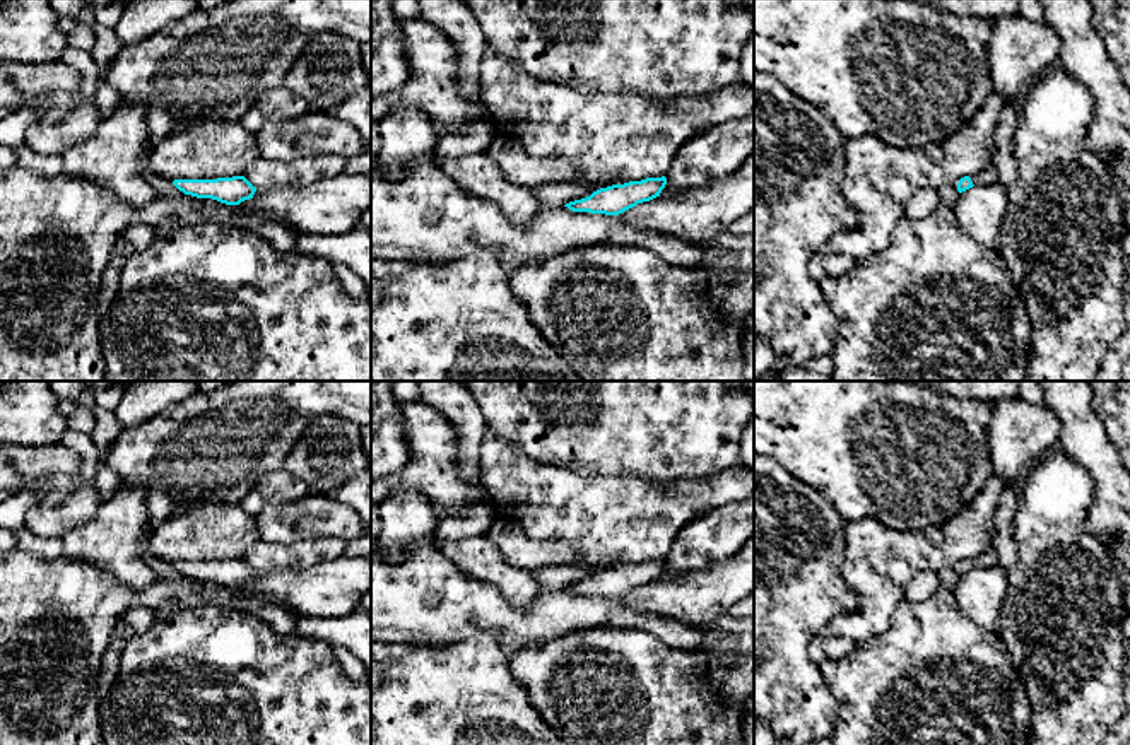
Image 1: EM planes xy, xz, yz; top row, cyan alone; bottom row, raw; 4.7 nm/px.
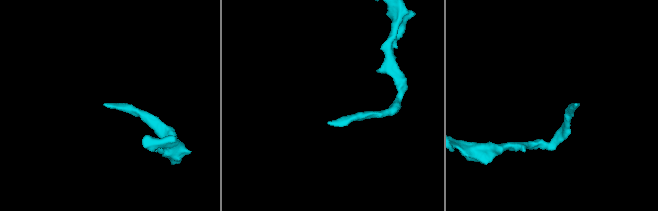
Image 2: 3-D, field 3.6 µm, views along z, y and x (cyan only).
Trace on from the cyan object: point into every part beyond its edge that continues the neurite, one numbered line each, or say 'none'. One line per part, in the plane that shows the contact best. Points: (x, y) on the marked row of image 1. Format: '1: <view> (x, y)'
1: yz (987, 176)

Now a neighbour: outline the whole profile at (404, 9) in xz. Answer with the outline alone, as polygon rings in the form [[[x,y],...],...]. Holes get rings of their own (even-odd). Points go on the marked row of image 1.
[[[393,0],[391,7],[400,21],[421,17],[417,0]]]

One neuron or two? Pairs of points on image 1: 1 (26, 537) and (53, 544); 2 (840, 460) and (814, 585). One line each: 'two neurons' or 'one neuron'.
1: one neuron
2: two neurons

